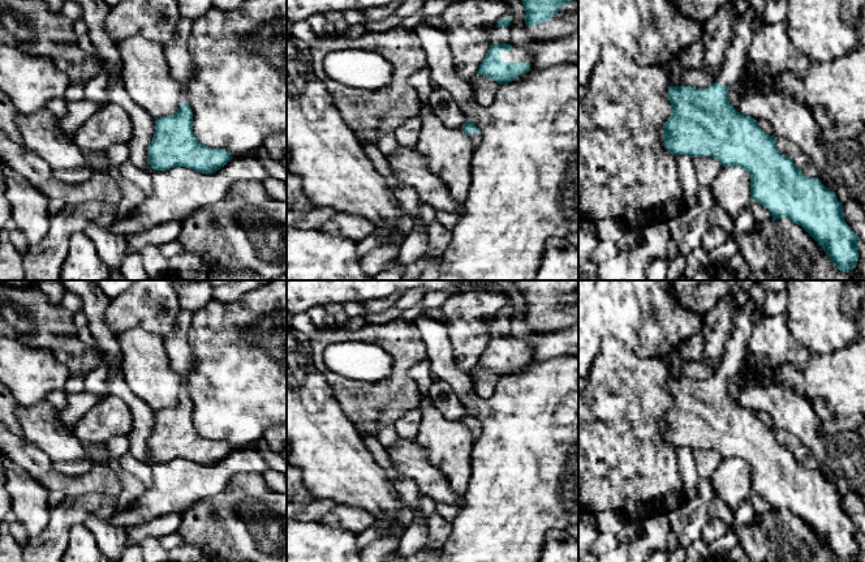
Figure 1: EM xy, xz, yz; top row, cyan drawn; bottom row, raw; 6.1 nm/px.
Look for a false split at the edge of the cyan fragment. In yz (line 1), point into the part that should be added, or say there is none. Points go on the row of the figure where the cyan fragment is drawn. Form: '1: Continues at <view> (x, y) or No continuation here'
1: Continues at yz (736, 56)

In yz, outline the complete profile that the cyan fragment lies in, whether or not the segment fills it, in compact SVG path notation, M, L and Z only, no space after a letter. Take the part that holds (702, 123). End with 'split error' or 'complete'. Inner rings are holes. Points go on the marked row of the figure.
M753 8L736 18L733 39L718 80L703 89L692 86L670 86L667 99L671 116L663 124L664 149L674 155L711 156L723 167L741 167L750 175L750 200L757 201L771 213L773 222L782 216L801 226L826 252L838 270L848 273L858 261L858 236L844 219L843 203L835 192L826 188L817 177L809 177L782 154L776 137L766 134L757 120L736 111L730 104L728 87L739 81L748 60L748 48L754 34L753 21L761 17Z | split error

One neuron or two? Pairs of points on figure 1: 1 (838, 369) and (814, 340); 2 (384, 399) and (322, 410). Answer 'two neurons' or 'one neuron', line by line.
1: two neurons
2: two neurons

